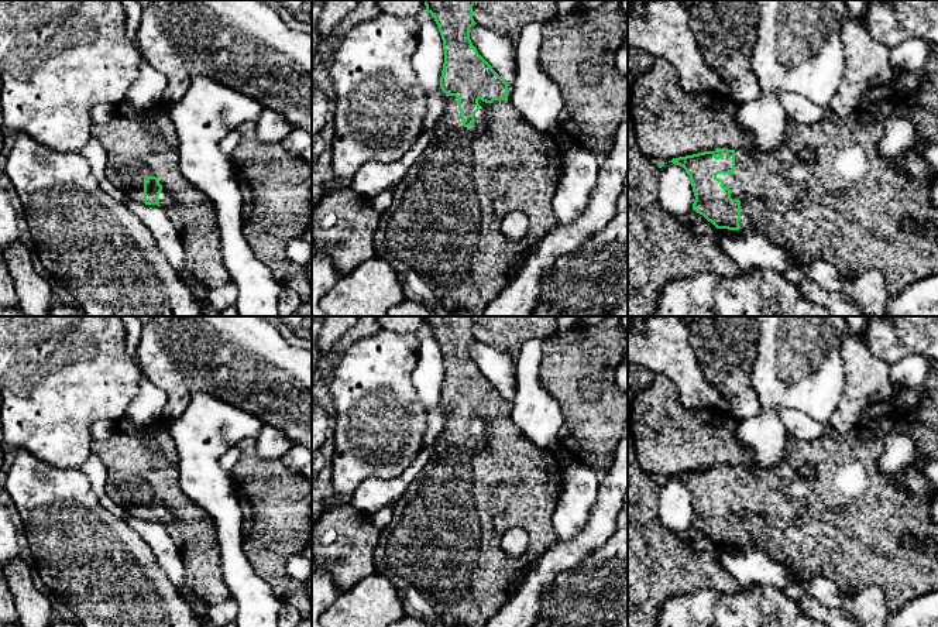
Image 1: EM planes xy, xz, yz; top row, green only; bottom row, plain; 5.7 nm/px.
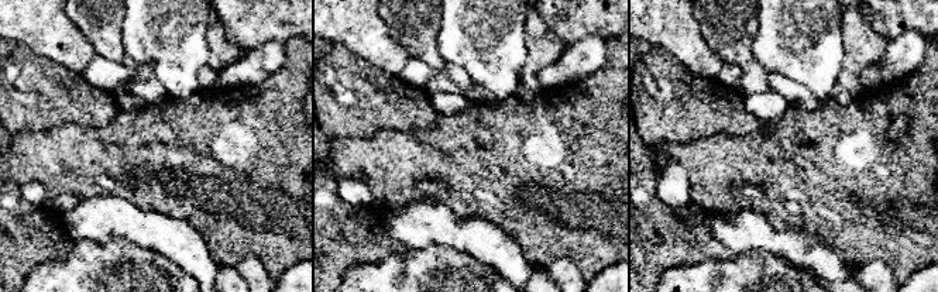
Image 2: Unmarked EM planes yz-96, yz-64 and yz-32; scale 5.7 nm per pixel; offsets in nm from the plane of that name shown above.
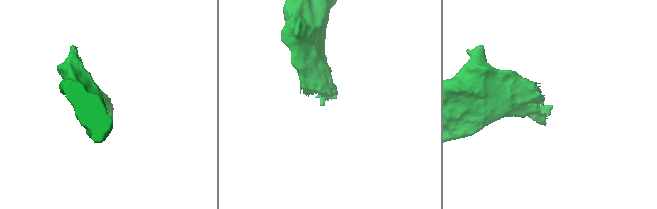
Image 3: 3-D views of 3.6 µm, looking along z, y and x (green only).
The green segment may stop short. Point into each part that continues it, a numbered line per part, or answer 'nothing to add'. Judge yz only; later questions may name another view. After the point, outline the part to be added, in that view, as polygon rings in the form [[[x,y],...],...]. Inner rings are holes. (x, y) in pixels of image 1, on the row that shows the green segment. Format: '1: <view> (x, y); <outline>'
1: yz (827, 194); [[[931,51],[927,56],[921,86],[897,95],[894,113],[910,120],[917,131],[914,148],[901,157],[883,157],[879,153],[883,127],[862,107],[845,119],[832,112],[820,123],[790,120],[783,144],[770,153],[760,154],[749,147],[736,150],[735,172],[718,174],[717,178],[732,191],[732,199],[741,201],[739,226],[762,232],[773,244],[787,247],[807,264],[814,260],[831,263],[846,282],[869,270],[877,270],[893,295],[918,280],[938,275],[938,208],[930,205],[930,189],[937,175],[922,155],[927,143],[938,143],[937,52]]]

